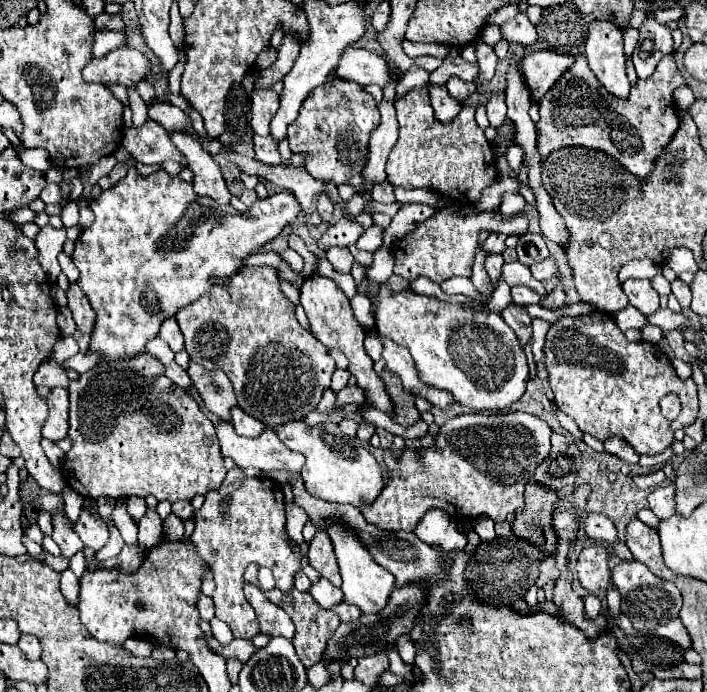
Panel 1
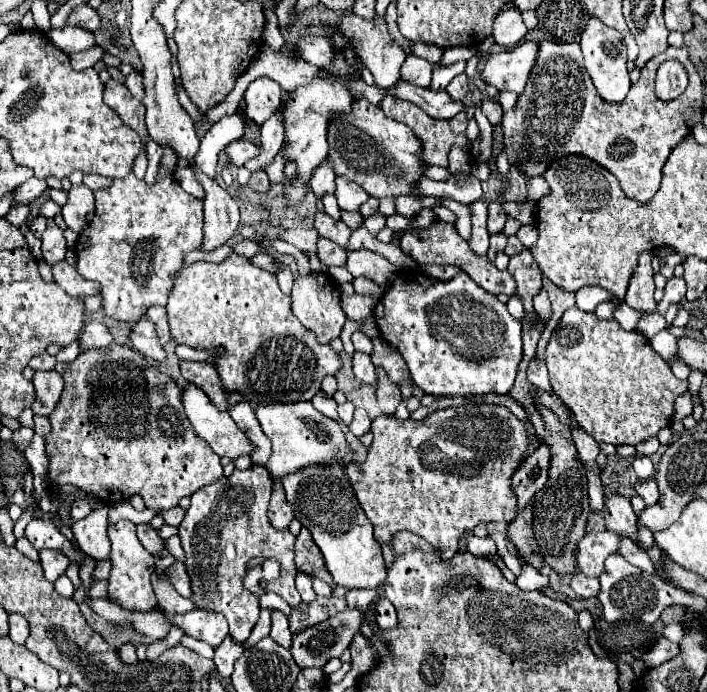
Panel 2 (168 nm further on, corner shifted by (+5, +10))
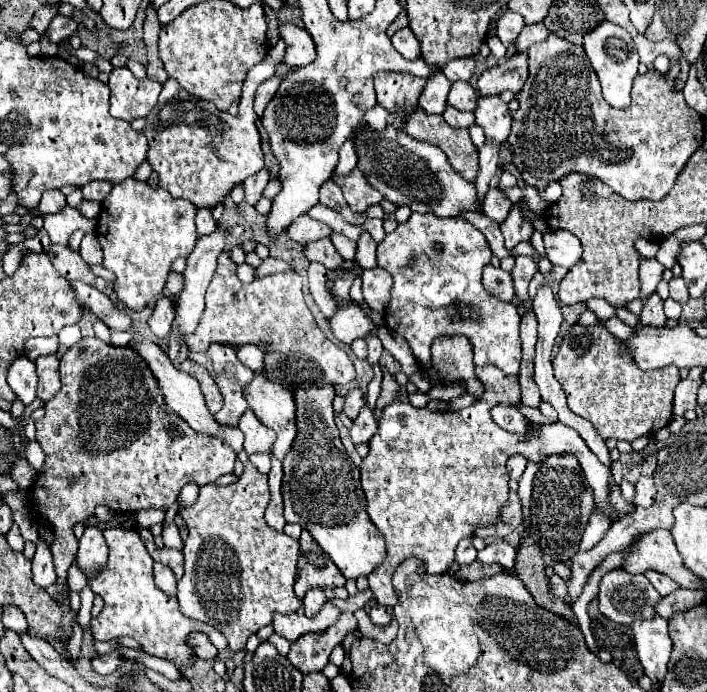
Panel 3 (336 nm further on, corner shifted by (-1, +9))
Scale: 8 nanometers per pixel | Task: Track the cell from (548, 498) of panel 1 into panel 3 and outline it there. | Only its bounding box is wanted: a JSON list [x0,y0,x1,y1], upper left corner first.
[515,534,577,624]

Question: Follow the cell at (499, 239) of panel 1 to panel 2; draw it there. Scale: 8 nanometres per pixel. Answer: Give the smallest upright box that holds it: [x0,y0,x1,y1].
[487,203,507,235]

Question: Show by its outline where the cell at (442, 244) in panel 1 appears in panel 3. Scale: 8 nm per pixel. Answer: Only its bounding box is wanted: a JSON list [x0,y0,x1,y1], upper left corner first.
[483,264,515,302]

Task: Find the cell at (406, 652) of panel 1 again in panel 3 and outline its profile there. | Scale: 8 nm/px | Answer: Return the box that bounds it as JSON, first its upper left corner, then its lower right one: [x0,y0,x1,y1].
[369,604,389,626]

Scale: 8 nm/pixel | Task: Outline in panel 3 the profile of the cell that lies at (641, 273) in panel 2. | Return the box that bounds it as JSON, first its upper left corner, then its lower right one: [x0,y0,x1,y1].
[641,294,667,326]

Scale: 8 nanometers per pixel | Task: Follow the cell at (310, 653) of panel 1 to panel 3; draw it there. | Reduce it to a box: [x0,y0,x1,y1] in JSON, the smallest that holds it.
[333,590,373,612]

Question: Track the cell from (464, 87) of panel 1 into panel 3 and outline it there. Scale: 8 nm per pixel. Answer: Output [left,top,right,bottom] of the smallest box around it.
[449,82,477,112]

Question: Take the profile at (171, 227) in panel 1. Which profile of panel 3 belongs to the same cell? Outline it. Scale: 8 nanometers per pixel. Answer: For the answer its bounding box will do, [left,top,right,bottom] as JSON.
[95,178,199,312]

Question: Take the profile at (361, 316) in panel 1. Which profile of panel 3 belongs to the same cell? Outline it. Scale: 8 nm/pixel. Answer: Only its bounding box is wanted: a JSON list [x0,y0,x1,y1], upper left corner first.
[361,266,393,312]

